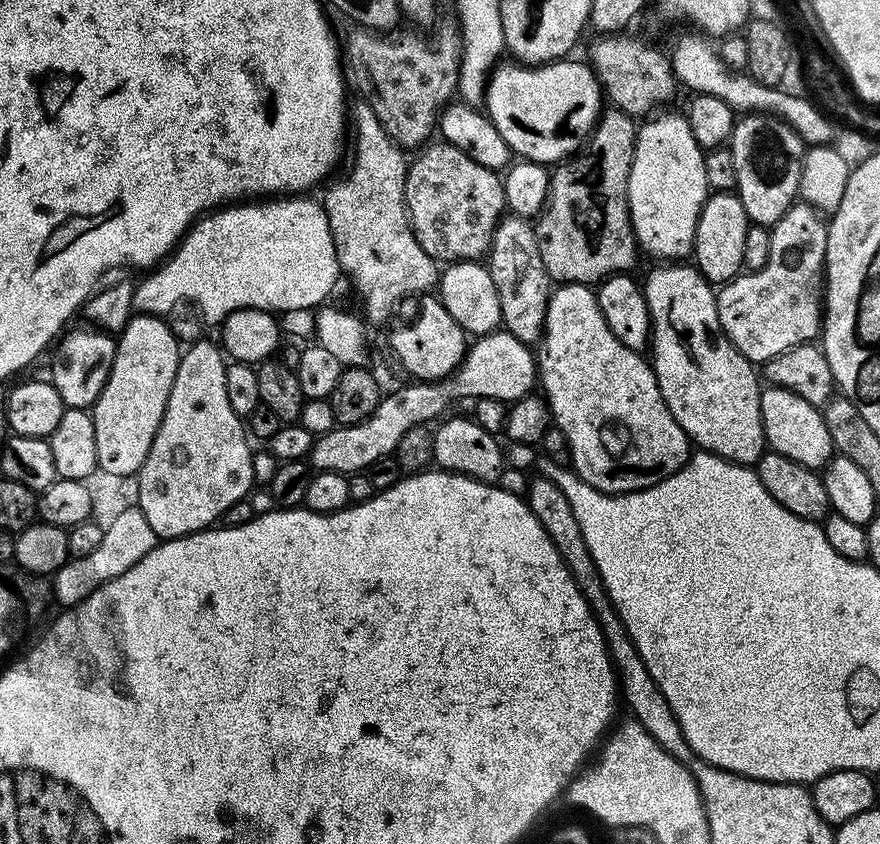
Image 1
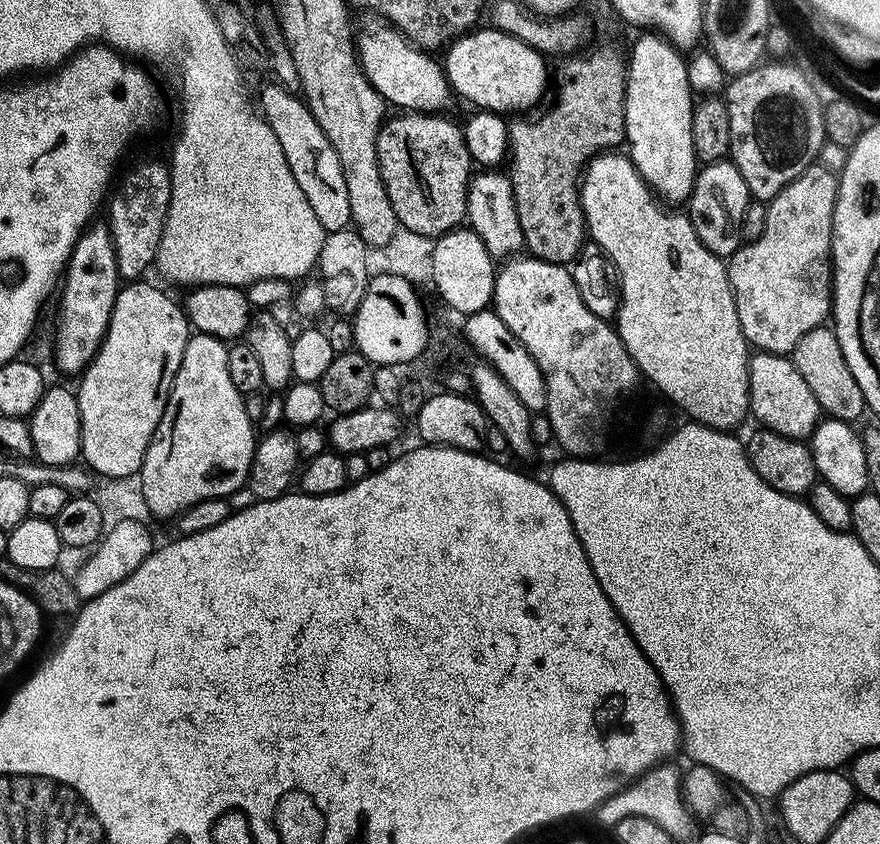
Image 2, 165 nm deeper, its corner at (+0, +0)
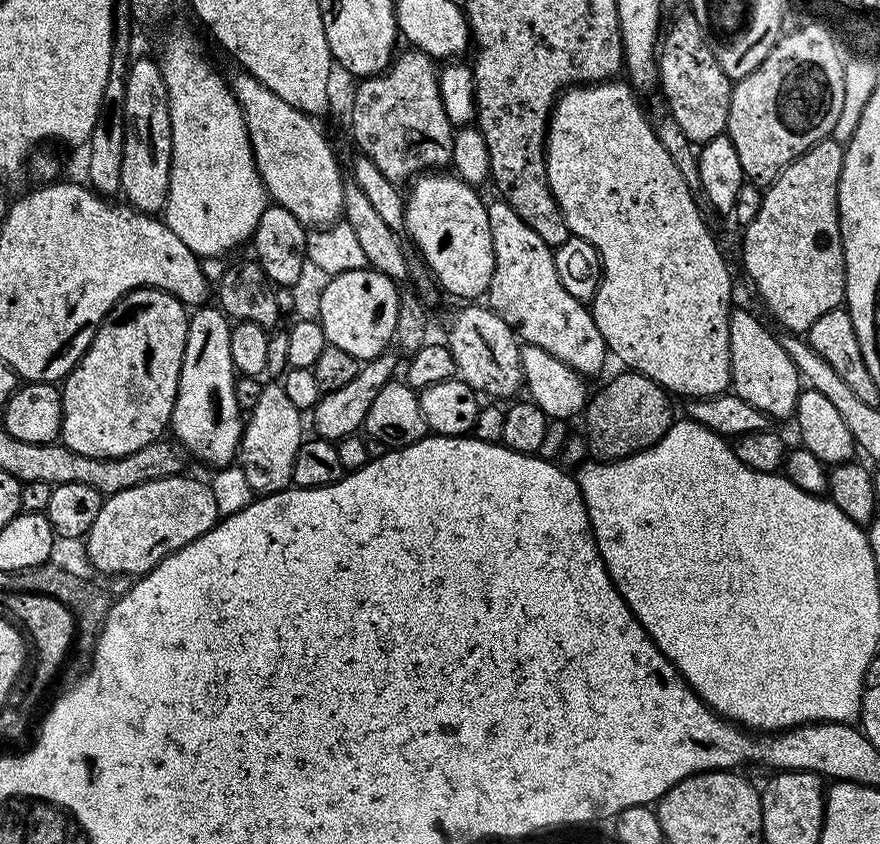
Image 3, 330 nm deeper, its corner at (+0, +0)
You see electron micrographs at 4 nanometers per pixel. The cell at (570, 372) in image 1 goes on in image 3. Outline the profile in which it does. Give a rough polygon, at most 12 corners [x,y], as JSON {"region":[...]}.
{"region":[[504,200],[487,307],[585,378],[609,359],[589,305]]}

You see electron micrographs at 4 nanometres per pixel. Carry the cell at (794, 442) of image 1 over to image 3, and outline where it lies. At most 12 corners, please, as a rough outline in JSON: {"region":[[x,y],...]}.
{"region":[[754,313],[728,325],[731,391],[773,421],[796,411],[802,381]]}

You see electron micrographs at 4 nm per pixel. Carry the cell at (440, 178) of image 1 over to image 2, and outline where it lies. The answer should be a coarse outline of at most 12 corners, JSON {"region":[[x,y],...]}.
{"region":[[447,115],[385,119],[376,149],[396,223],[465,223],[474,161]]}

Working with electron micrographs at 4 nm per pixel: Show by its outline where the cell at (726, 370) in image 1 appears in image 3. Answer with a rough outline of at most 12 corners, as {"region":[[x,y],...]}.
{"region":[[627,83],[573,86],[548,185],[590,311],[669,394],[731,389],[732,276]]}

